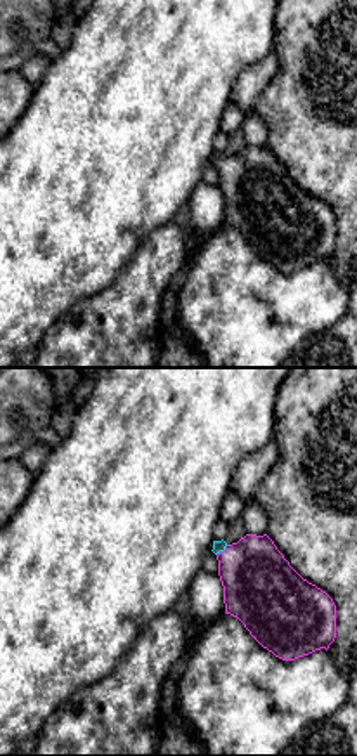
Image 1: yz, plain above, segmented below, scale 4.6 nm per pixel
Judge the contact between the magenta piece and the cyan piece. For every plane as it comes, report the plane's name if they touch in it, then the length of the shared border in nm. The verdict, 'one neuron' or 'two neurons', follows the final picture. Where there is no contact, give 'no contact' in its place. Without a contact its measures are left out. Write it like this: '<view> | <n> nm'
yz | 80 nm

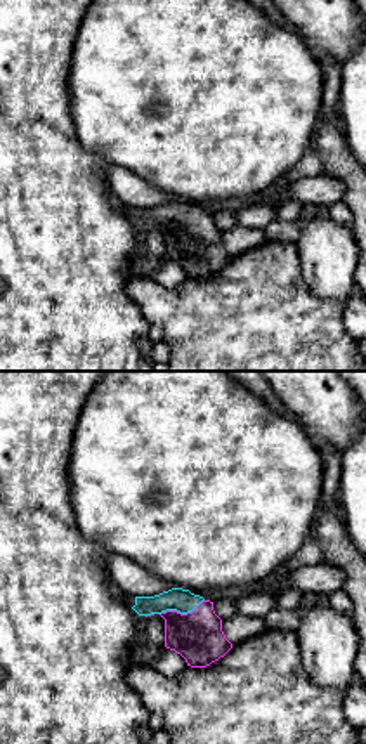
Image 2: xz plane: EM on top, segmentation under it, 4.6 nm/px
xz | 220 nm

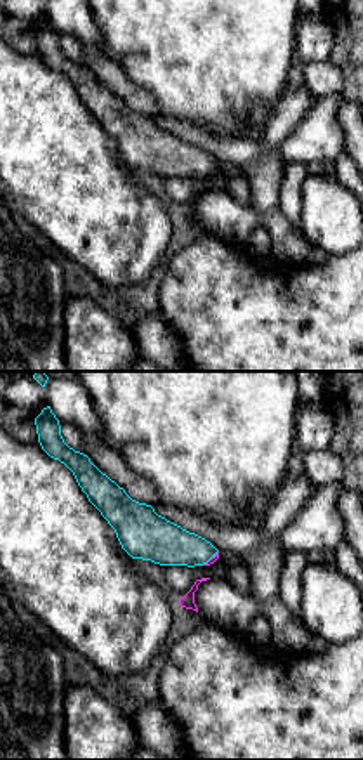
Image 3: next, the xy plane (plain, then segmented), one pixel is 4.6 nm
xy | 100 nm

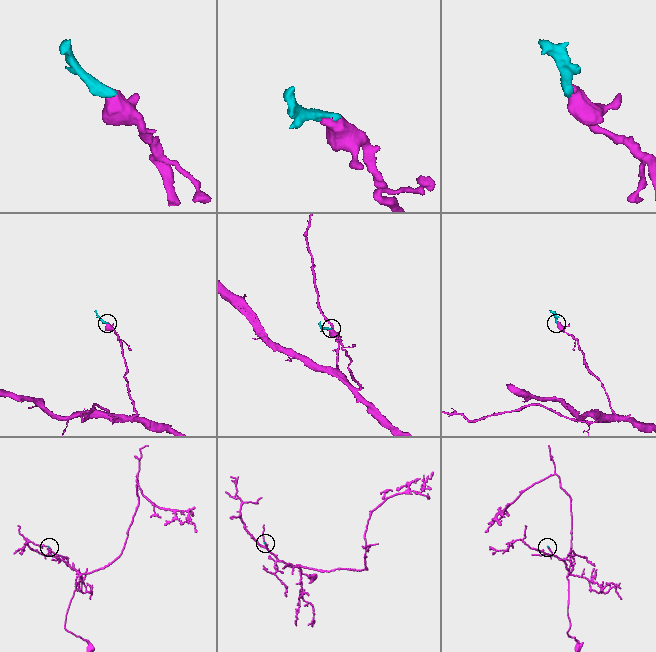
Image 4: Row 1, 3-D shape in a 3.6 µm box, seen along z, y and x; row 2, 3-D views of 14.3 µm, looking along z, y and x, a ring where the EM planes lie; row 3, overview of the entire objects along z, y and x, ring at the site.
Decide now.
one neuron

